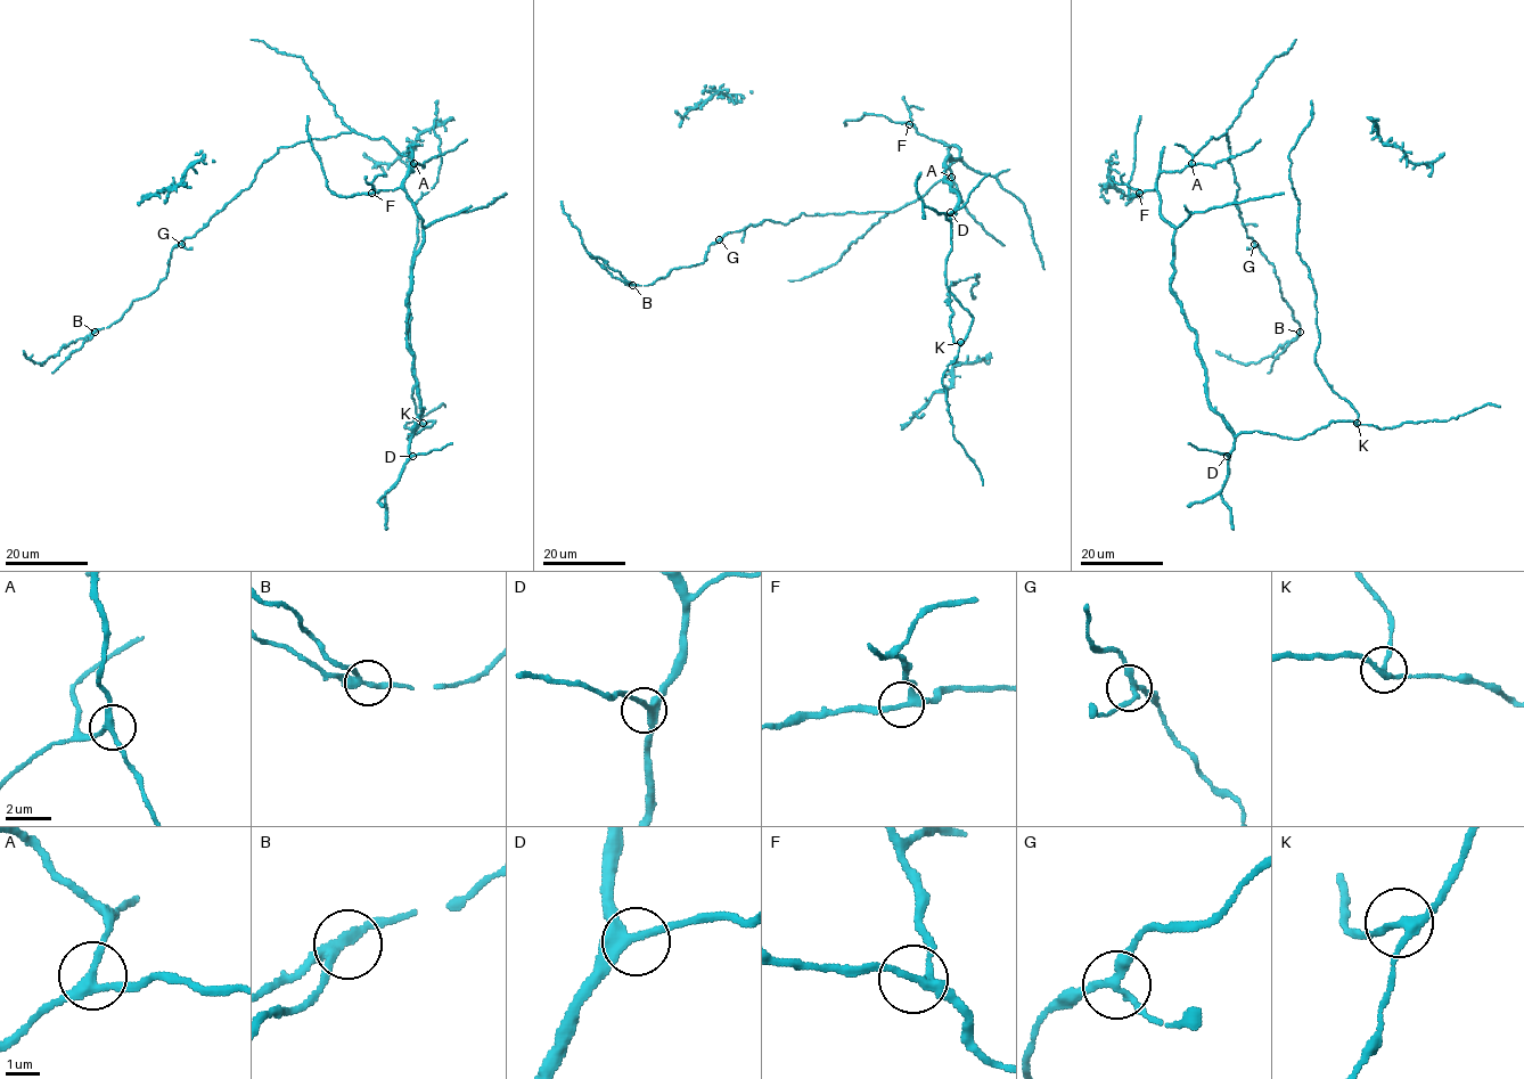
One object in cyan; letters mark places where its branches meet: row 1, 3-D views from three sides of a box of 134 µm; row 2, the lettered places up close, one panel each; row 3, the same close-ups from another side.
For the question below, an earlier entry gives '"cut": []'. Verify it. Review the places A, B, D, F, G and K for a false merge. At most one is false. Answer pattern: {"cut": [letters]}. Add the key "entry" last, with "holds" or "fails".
{"cut": ["B"], "entry": "fails"}

